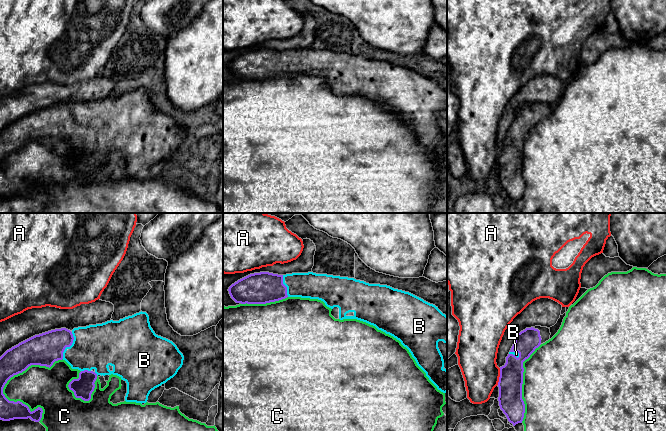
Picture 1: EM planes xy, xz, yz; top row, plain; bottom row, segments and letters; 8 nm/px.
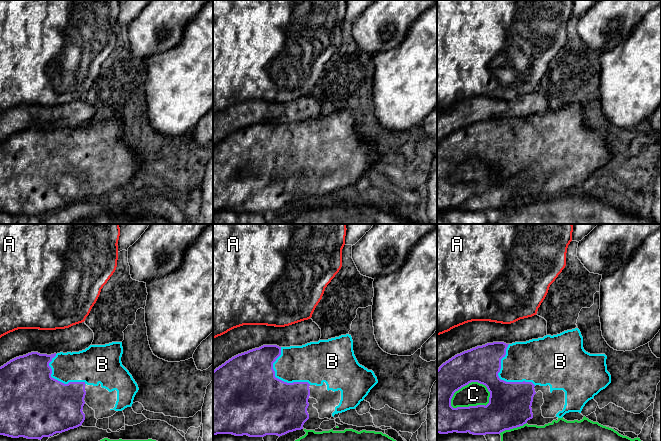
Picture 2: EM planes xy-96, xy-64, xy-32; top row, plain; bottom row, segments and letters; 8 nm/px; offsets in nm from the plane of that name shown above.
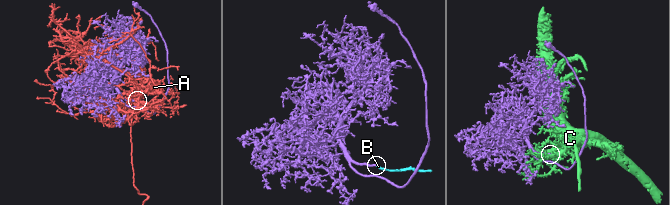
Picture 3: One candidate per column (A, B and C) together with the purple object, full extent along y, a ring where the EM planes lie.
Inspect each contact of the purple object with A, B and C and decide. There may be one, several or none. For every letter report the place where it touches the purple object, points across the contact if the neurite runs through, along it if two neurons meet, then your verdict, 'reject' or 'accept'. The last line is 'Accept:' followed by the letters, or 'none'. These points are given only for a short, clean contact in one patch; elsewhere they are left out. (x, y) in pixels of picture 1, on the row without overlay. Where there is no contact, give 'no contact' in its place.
A: contact yz (500, 152); reject
B: contact xy (69, 122); accept
C: contact xy (28, 142); reject
Accept: B

